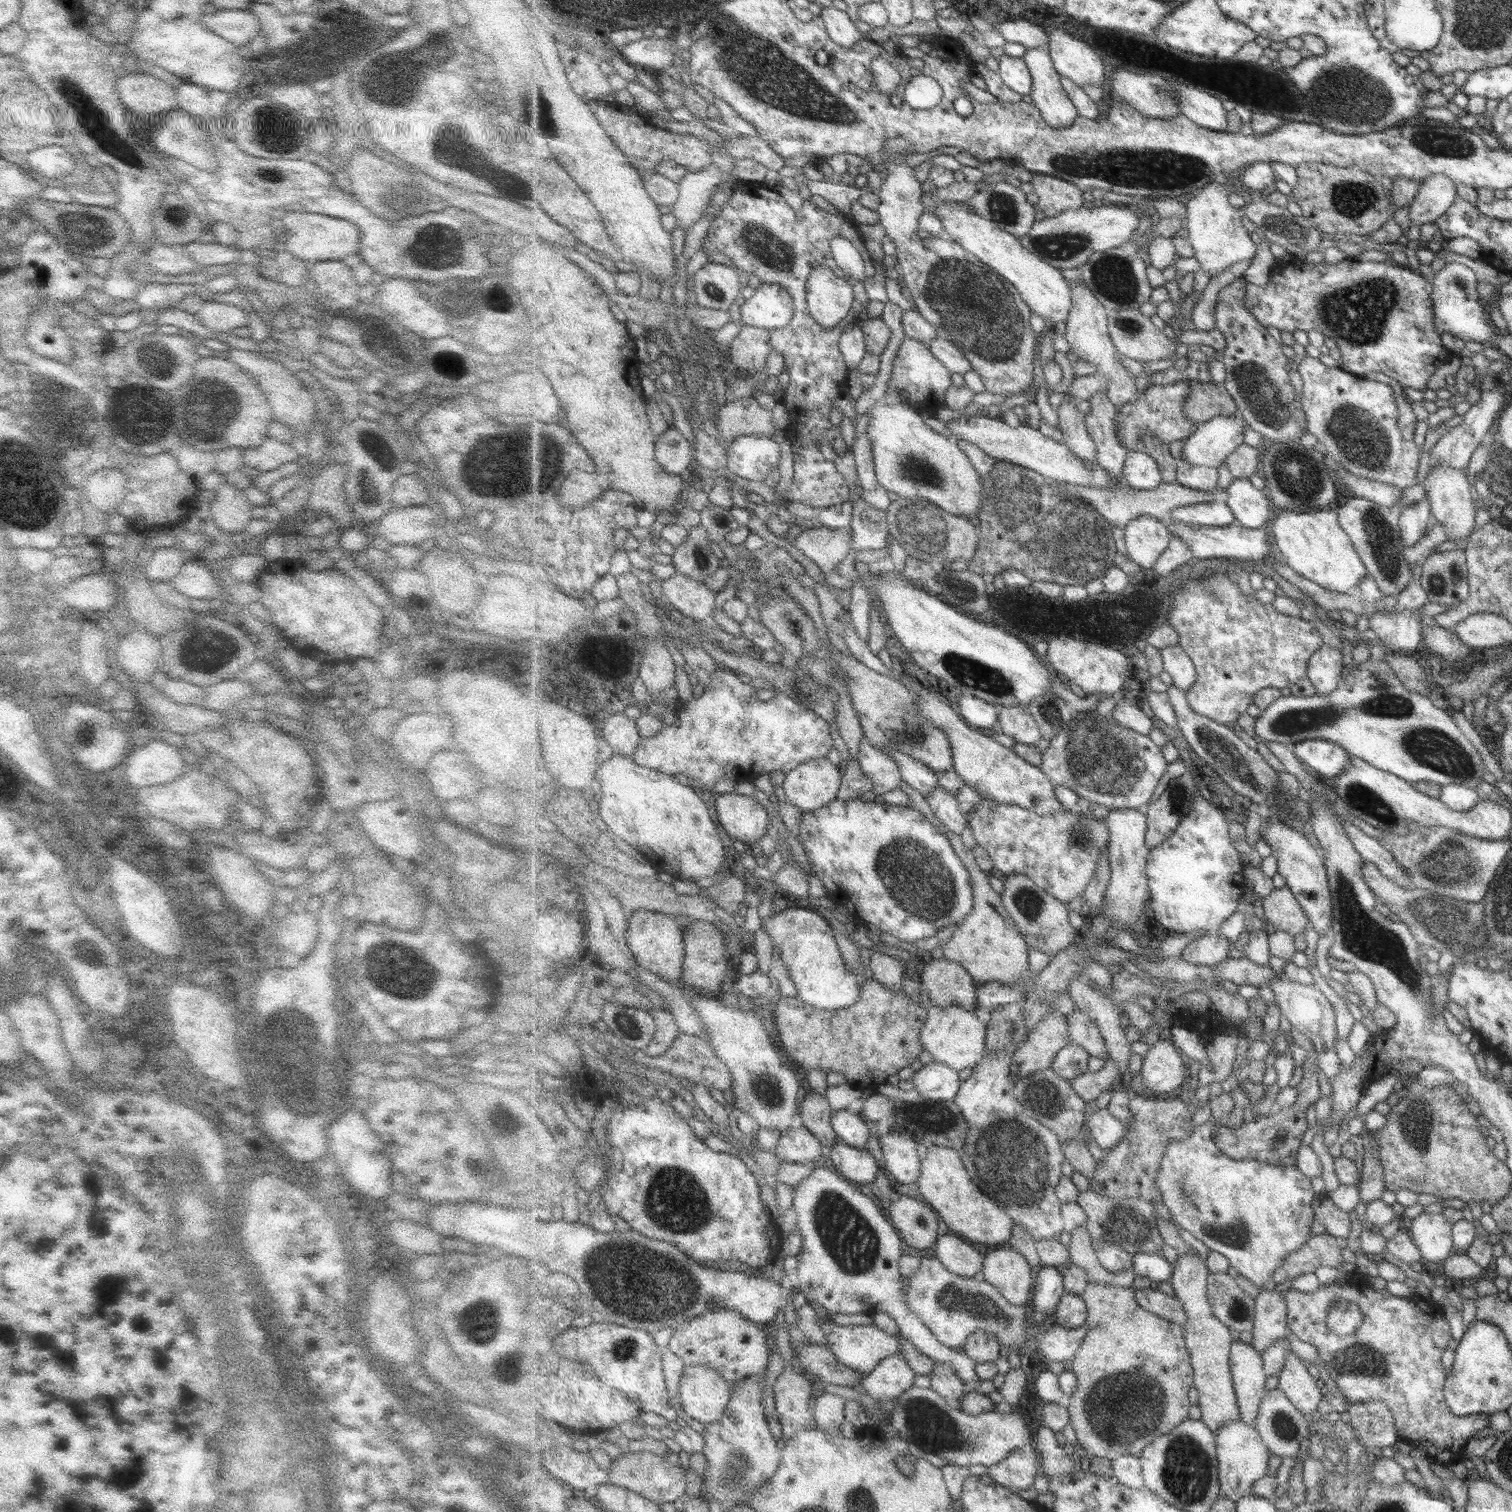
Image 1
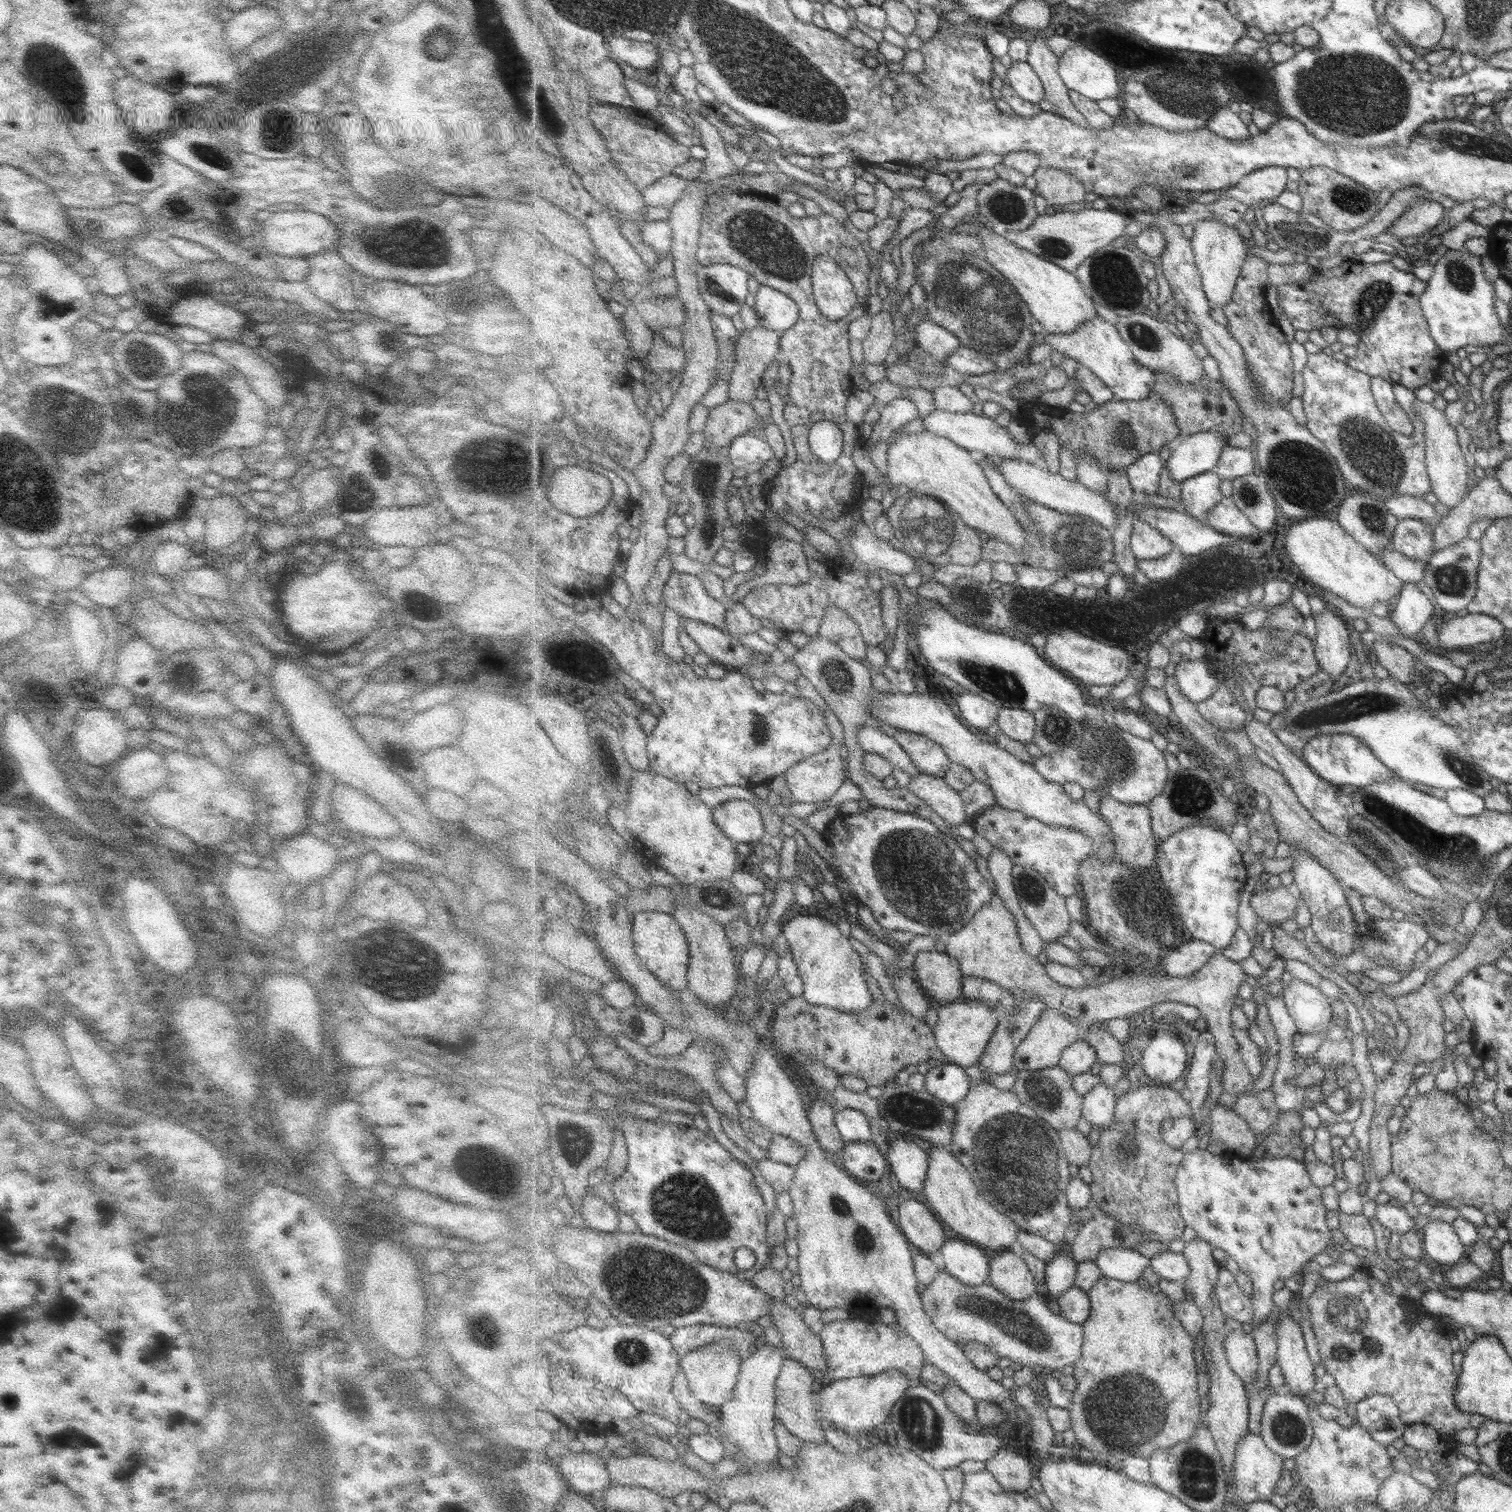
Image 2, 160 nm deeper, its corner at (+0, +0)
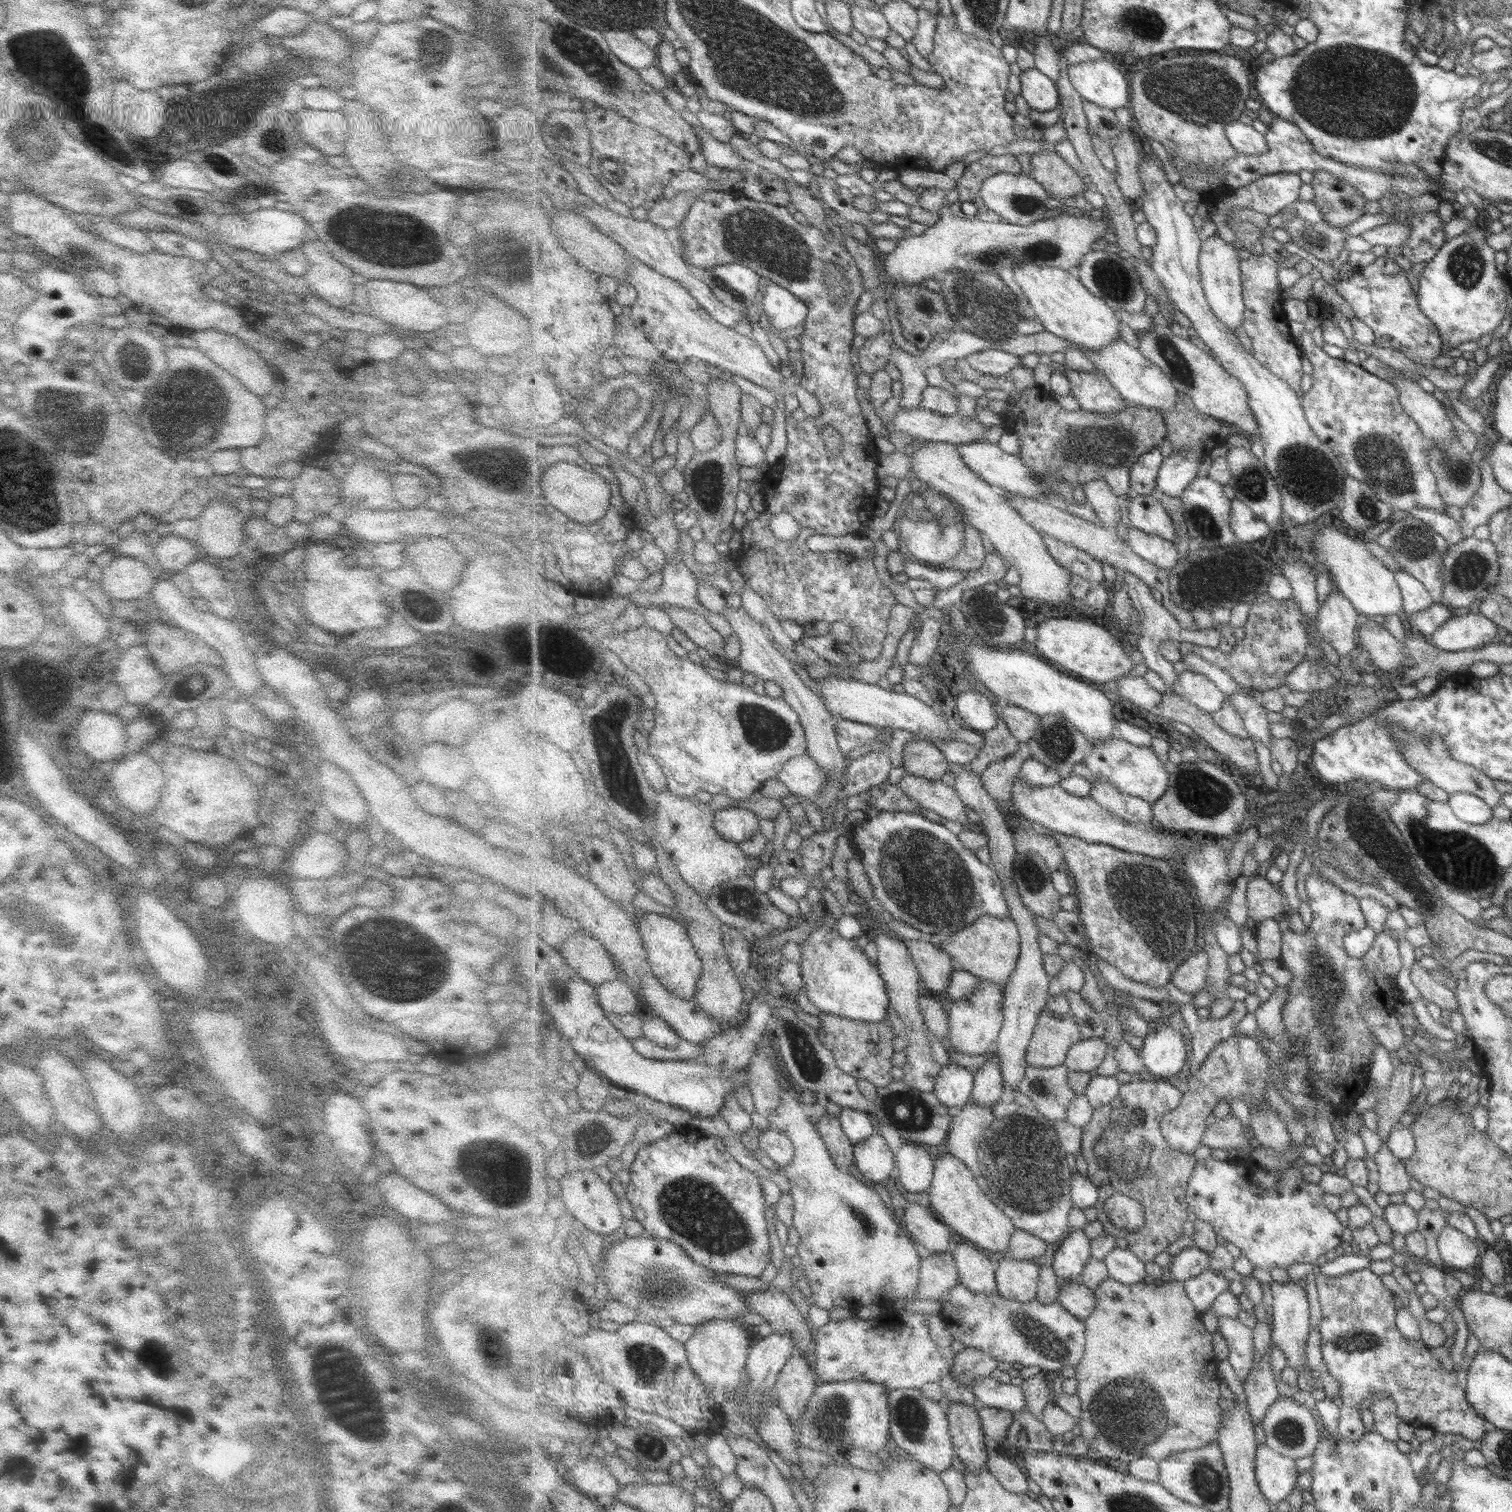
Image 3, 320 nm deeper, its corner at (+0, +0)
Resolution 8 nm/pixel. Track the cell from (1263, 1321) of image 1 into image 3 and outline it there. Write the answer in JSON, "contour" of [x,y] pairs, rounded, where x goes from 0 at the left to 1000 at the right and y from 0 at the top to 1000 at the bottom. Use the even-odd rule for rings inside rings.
{"contour":[[[841,890],[838,896],[830,902],[825,913],[821,914],[823,923],[825,923],[825,933],[831,943],[835,942],[841,929],[847,925],[845,921],[843,909],[842,909],[841,902],[839,902],[842,890]]]}

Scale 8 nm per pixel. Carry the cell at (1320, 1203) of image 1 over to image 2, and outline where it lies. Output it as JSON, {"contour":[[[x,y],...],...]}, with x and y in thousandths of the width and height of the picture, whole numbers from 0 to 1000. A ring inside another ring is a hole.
{"contour":[[[886,802],[886,811],[886,813],[889,815],[892,821],[896,825],[902,825],[907,828],[911,828],[909,823],[909,815],[905,808],[905,806],[900,803]]]}

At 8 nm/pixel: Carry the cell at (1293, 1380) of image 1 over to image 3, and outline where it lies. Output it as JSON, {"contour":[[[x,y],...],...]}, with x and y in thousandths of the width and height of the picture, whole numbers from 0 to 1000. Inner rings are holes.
{"contour":[[[842,847],[840,849],[841,853],[841,872],[842,872],[842,888],[846,893],[849,894],[851,898],[851,905],[855,905],[859,909],[858,918],[862,920],[870,921],[870,915],[868,907],[862,907],[864,903],[863,898],[863,890],[867,882],[867,876],[866,876],[866,858],[864,854],[862,852],[862,849],[859,847],[852,847],[850,849]]]}

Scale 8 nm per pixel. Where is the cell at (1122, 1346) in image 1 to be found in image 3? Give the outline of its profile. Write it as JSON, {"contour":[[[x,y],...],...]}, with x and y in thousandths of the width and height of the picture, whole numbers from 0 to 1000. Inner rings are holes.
{"contour":[[[733,845],[728,848],[728,850],[726,851],[723,854],[724,854],[726,862],[724,864],[723,869],[717,874],[718,876],[718,894],[715,901],[711,905],[711,911],[713,914],[712,923],[717,930],[716,938],[712,942],[714,943],[714,948],[718,952],[720,959],[724,960],[727,963],[732,963],[732,964],[741,964],[741,963],[739,963],[741,959],[743,962],[747,962],[747,966],[759,964],[768,968],[776,961],[793,959],[806,954],[806,946],[808,946],[810,939],[809,930],[806,928],[808,918],[806,918],[806,906],[798,904],[799,902],[801,903],[801,901],[804,902],[805,900],[804,892],[802,892],[802,882],[798,881],[798,878],[796,877],[796,874],[793,872],[793,867],[788,862],[787,858],[785,857],[783,849],[781,847],[774,846],[773,849],[769,848],[767,850],[765,848],[745,850]]]}

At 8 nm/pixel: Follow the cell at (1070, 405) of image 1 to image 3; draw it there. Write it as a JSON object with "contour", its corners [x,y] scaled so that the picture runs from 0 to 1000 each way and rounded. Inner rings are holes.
{"contour":[[[731,317],[722,318],[717,321],[718,332],[720,332],[726,341],[728,347],[734,347],[739,349],[742,343],[742,331],[737,327],[735,321]]]}

